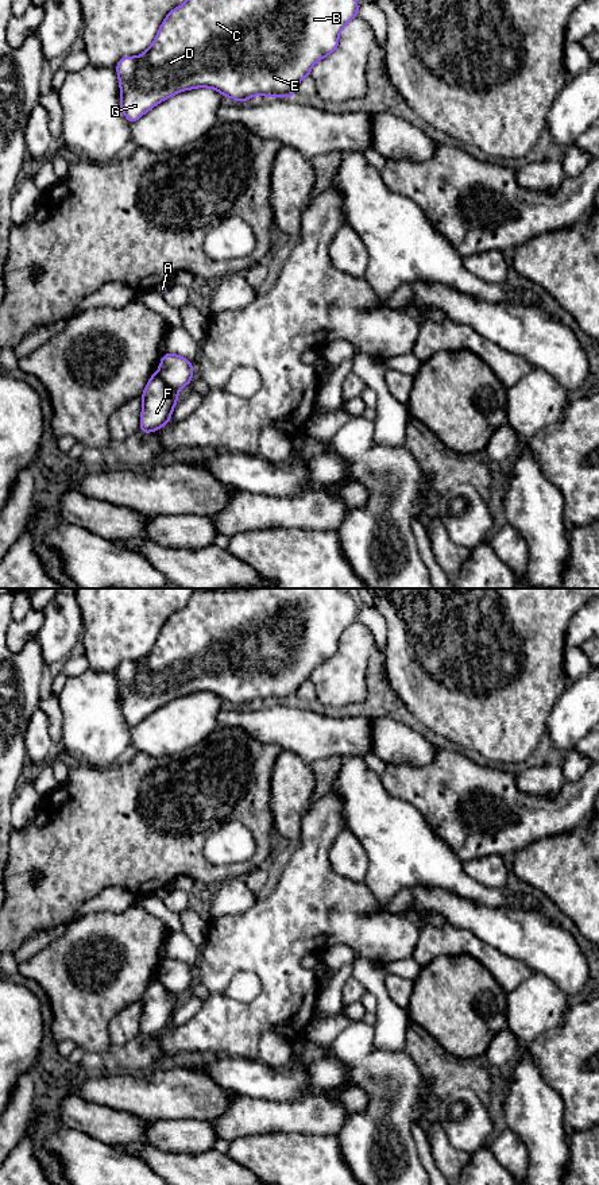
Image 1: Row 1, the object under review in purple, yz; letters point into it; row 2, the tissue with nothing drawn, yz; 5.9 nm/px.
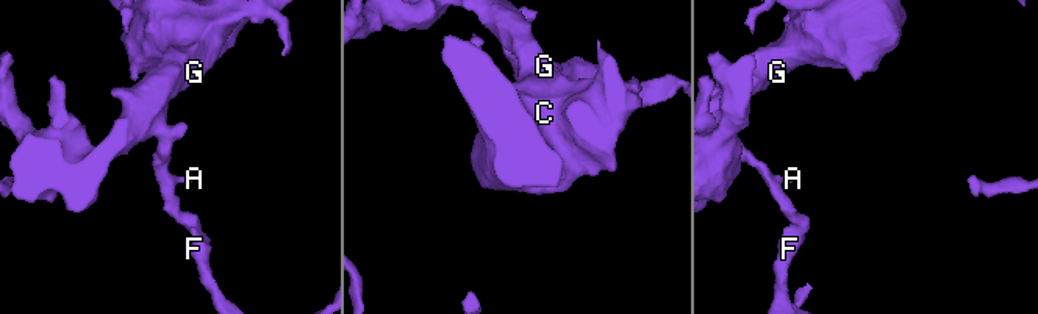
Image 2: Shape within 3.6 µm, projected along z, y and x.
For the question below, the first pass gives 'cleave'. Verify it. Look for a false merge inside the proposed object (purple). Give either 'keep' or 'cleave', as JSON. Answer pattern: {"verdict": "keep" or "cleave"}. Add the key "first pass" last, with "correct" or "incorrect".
{"verdict": "cleave", "first pass": "correct"}

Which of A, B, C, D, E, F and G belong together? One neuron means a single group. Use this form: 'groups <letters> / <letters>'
groups A B C D E G / F

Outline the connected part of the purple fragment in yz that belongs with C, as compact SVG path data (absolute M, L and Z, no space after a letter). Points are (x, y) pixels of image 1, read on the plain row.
M339 588L194 591L188 605L167 618L152 649L142 660L123 661L116 668L124 722L134 727L163 705L194 692L212 692L240 707L258 699L294 702L297 690L310 680L314 668L337 653L341 634L358 615L353 598Z

